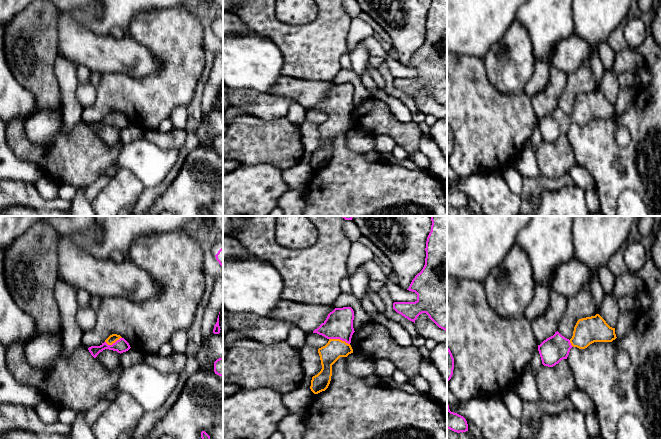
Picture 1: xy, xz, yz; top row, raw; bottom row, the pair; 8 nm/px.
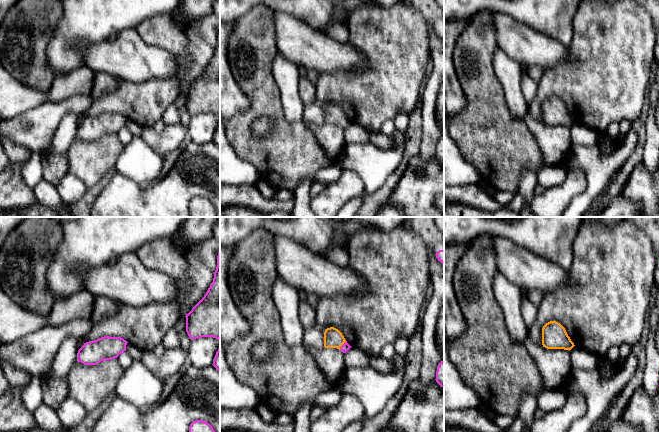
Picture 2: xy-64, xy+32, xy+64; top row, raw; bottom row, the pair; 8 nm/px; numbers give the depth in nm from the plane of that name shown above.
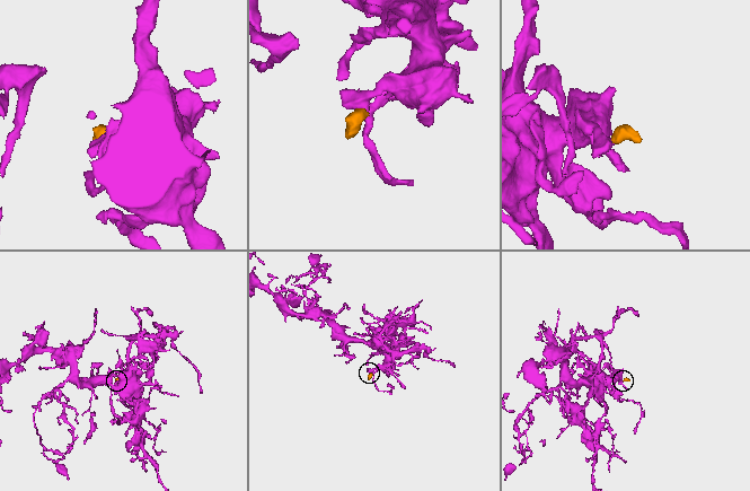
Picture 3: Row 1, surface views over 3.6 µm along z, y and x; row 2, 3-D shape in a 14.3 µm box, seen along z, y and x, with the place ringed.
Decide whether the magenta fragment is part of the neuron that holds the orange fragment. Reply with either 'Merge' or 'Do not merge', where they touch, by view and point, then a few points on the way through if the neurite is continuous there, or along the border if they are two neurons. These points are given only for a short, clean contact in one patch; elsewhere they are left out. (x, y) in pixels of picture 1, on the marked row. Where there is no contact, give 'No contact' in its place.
Merge. Touches orange at xz (339, 339). Path across: xz (335, 348), (339, 344), (339, 339), (339, 323)

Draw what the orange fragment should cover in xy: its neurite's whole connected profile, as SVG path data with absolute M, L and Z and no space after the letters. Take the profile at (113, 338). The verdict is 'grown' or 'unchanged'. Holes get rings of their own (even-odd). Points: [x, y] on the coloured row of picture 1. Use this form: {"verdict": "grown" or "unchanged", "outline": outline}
{"verdict": "grown", "outline": "M112 334L100 346L91 346L88 350L91 355L96 358L97 355L105 349L117 351L121 354L128 351L130 348L129 343L124 338L120 335Z"}

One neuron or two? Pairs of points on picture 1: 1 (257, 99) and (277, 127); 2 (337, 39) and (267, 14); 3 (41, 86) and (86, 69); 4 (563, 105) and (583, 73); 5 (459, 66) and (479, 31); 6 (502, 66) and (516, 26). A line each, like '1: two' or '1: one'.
1: two
2: one
3: two
4: one
5: two
6: one

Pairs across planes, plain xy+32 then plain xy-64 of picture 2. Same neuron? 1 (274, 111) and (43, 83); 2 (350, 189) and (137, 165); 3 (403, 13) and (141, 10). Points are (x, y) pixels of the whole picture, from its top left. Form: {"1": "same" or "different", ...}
{"1": "same", "2": "different", "3": "different"}

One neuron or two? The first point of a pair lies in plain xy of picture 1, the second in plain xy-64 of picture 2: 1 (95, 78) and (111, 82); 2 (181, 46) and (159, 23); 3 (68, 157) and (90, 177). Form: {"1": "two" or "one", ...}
{"1": "one", "2": "one", "3": "one"}

